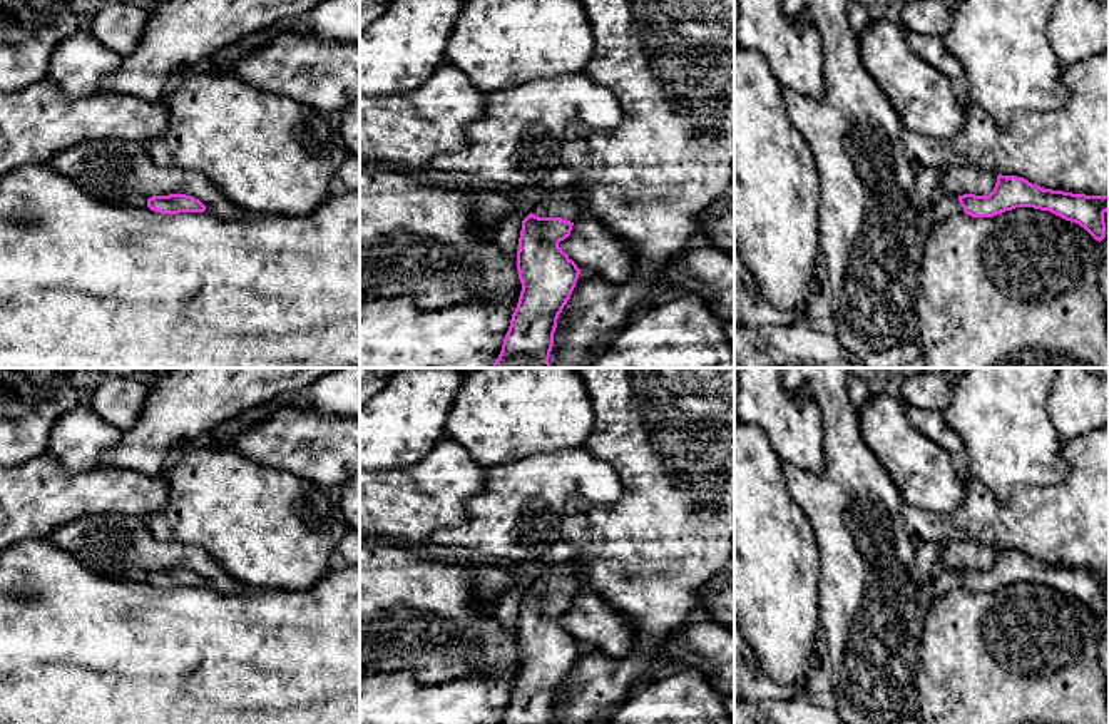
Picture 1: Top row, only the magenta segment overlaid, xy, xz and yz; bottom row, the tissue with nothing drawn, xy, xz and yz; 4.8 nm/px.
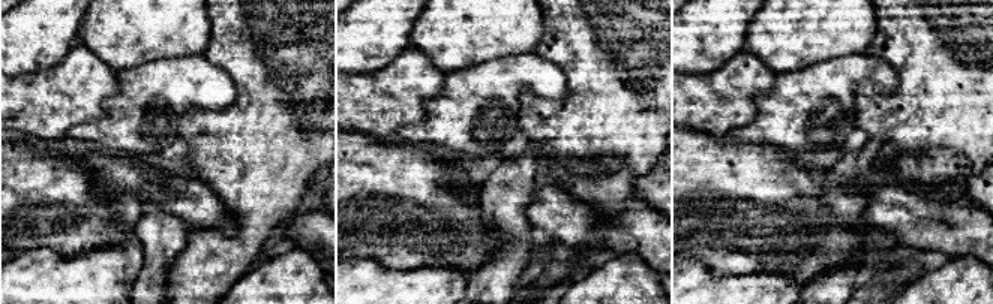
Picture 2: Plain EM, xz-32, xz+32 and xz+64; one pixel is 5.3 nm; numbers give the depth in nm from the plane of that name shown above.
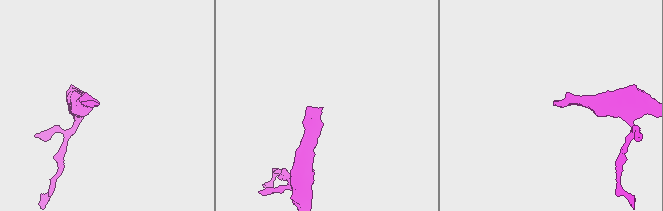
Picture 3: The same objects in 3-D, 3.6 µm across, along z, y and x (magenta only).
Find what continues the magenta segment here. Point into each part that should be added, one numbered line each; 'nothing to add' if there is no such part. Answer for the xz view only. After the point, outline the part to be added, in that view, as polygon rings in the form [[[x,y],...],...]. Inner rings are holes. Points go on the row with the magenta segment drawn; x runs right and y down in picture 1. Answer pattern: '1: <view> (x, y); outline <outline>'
1: xz (566, 203); outline [[[569,186],[559,192],[549,194],[532,209],[532,214],[539,217],[562,217],[574,222],[580,216],[584,216],[584,211],[577,191],[574,189],[574,186]]]

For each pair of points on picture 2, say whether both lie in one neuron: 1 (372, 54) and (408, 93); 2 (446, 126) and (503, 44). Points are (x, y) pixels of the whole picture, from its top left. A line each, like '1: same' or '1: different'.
1: different
2: different

